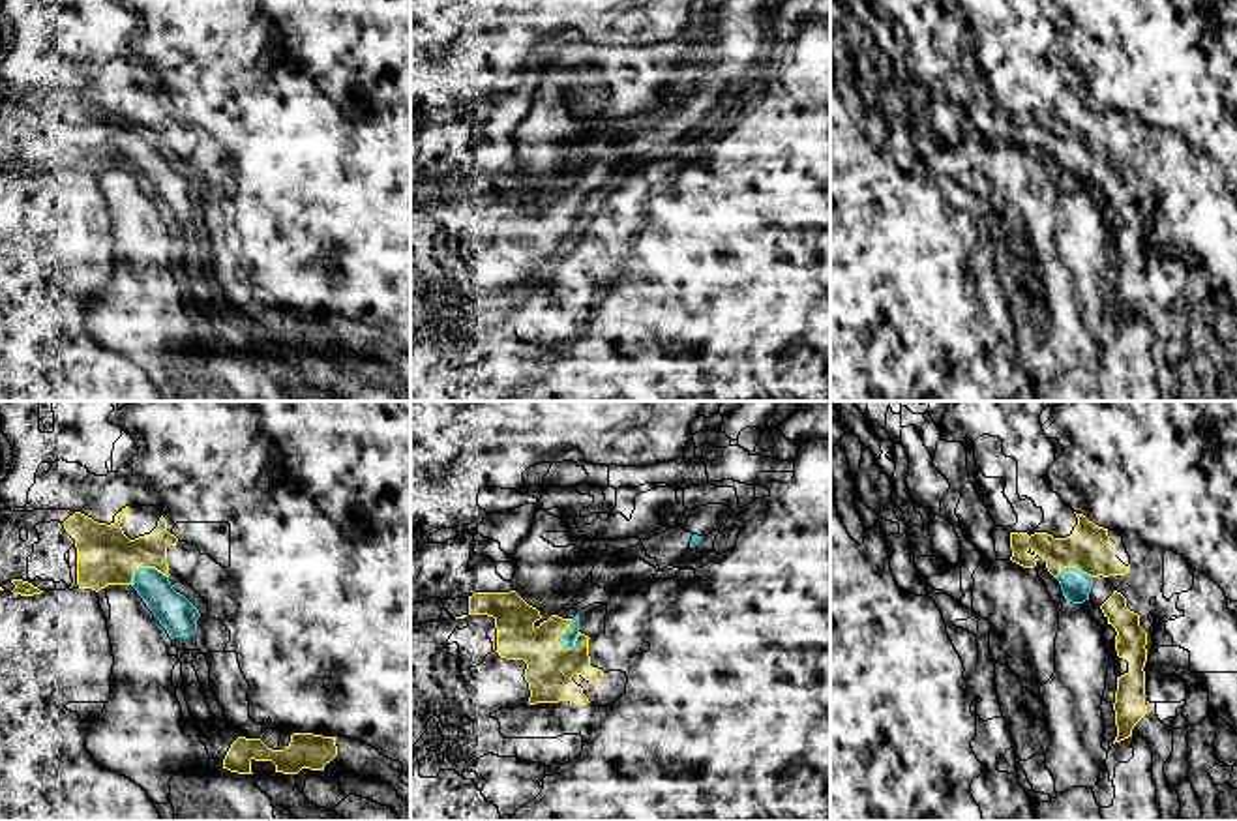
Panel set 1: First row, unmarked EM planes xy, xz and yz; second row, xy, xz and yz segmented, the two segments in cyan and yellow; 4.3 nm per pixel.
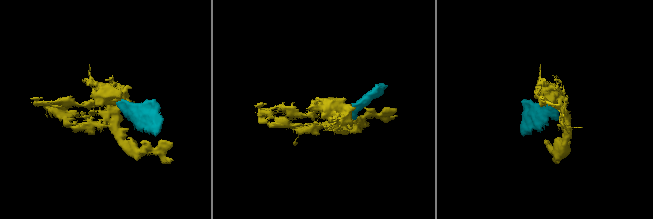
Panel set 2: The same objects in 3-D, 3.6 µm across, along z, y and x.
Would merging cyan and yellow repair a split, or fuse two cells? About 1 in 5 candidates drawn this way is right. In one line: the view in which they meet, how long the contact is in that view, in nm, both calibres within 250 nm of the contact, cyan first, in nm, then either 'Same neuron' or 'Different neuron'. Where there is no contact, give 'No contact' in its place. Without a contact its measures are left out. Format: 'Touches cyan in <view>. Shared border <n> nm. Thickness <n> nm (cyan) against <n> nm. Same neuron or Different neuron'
Touches cyan in xz. Shared border 140 nm. Thickness 60 nm (cyan) against 200 nm. Same neuron

